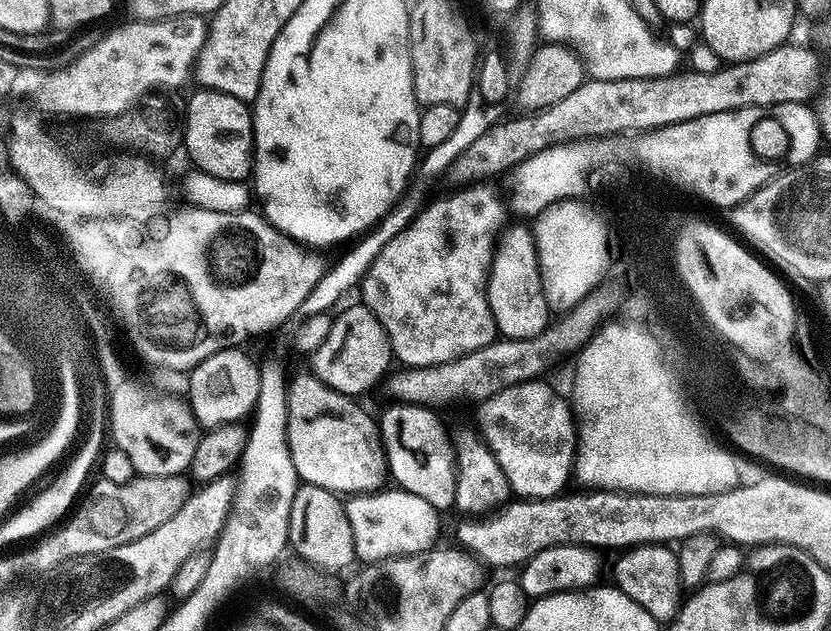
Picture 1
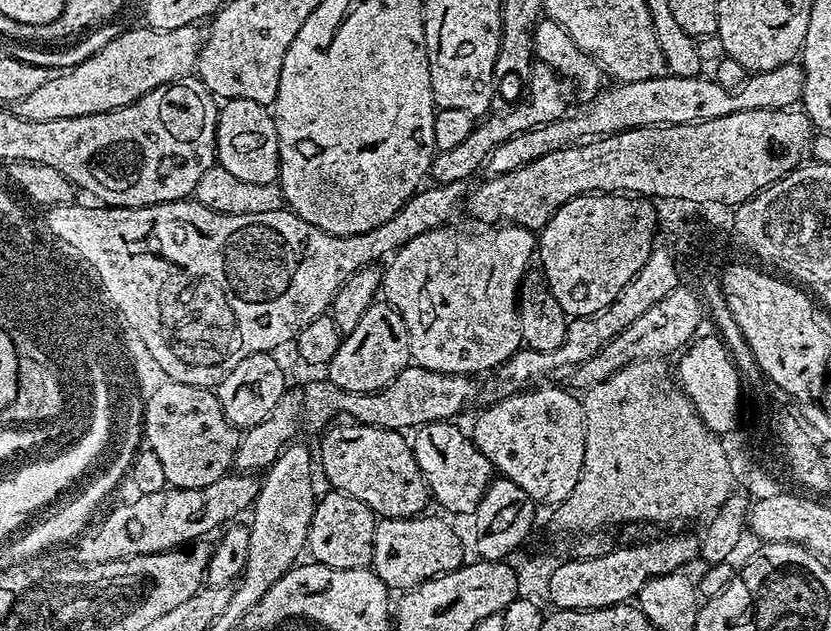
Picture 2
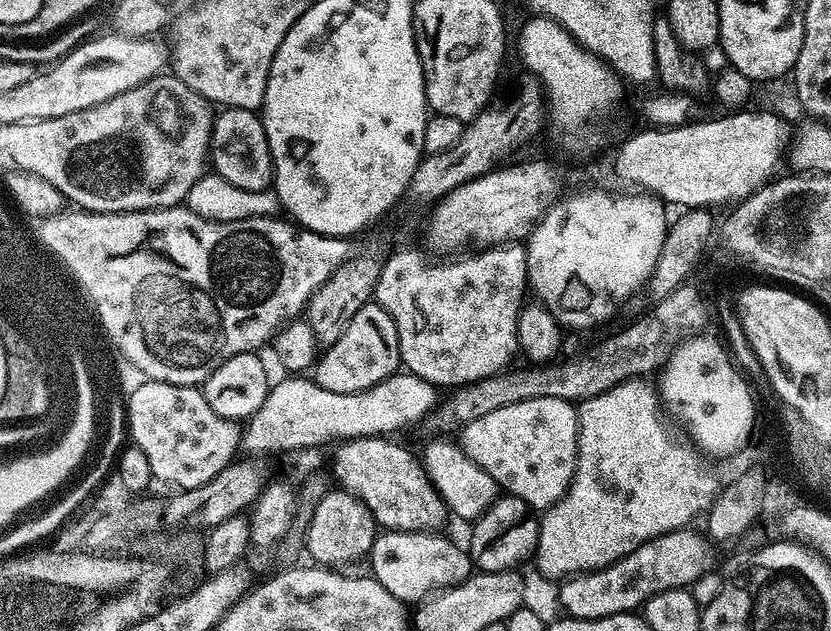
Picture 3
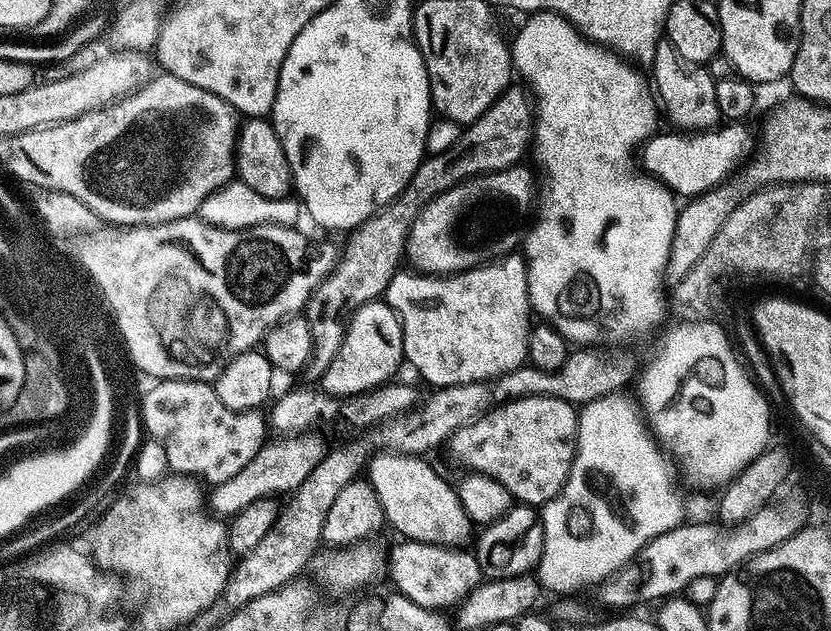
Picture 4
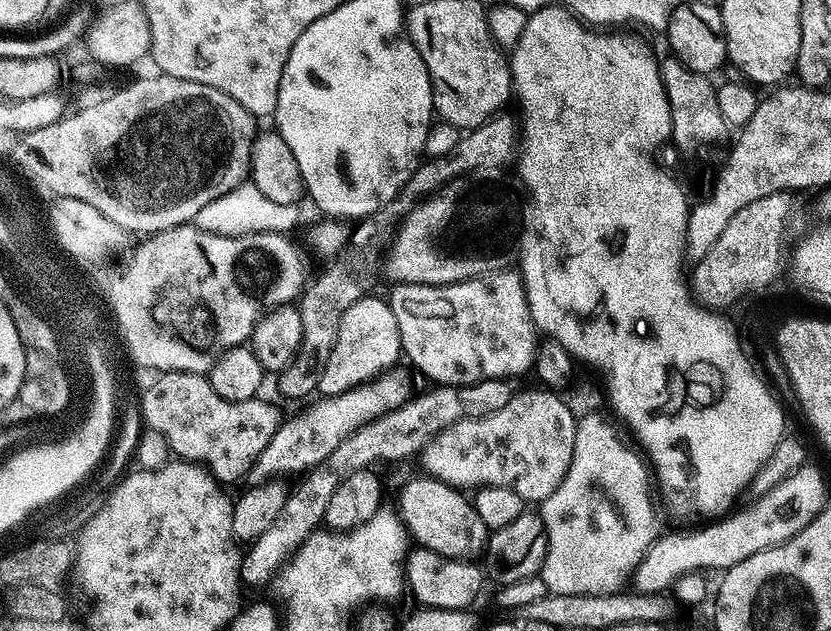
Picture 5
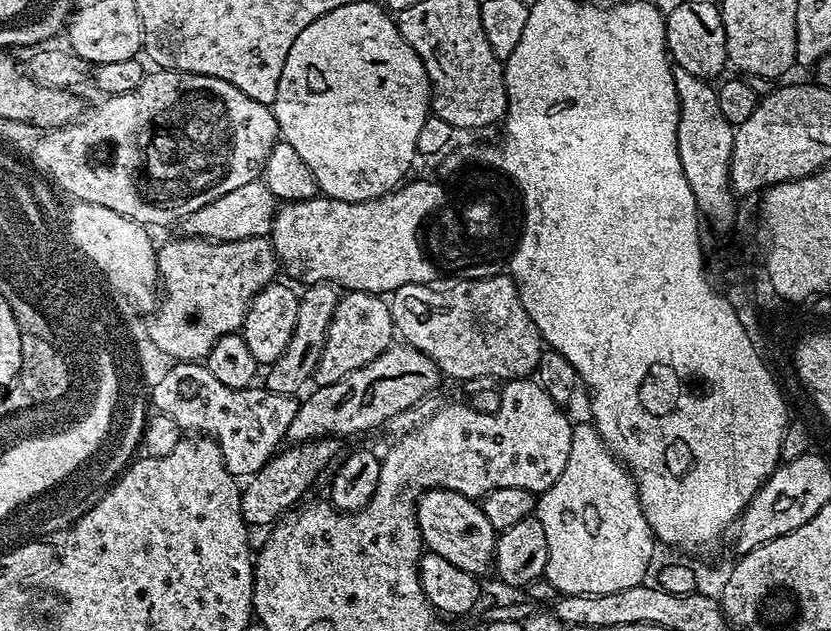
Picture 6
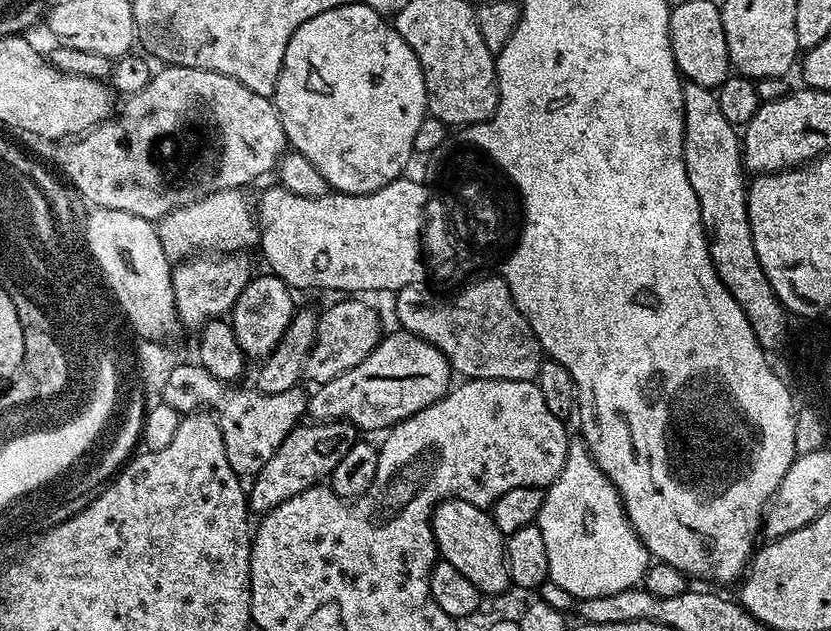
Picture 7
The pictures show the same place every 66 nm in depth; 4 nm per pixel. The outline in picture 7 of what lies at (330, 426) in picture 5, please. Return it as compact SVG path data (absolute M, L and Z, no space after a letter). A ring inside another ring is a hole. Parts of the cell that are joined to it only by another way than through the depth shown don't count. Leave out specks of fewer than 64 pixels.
M395 331L389 336L387 333L381 339L380 345L370 354L366 354L366 358L362 358L362 362L358 362L354 370L346 370L346 374L319 385L315 389L316 393L313 391L309 395L307 415L313 421L348 421L357 429L365 428L368 432L376 432L379 428L388 430L392 425L402 423L406 418L418 414L418 410L448 395L454 384L454 373L448 359L430 342L415 336L413 332Z

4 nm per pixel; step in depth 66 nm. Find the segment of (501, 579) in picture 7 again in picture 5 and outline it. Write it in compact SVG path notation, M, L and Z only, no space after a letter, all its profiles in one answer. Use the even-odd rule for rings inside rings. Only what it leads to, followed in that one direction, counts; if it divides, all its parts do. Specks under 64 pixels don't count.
M420 474L400 492L398 515L407 528L409 537L419 547L429 548L455 560L472 560L485 551L490 530L482 522L473 501L463 491L434 480L427 474Z

